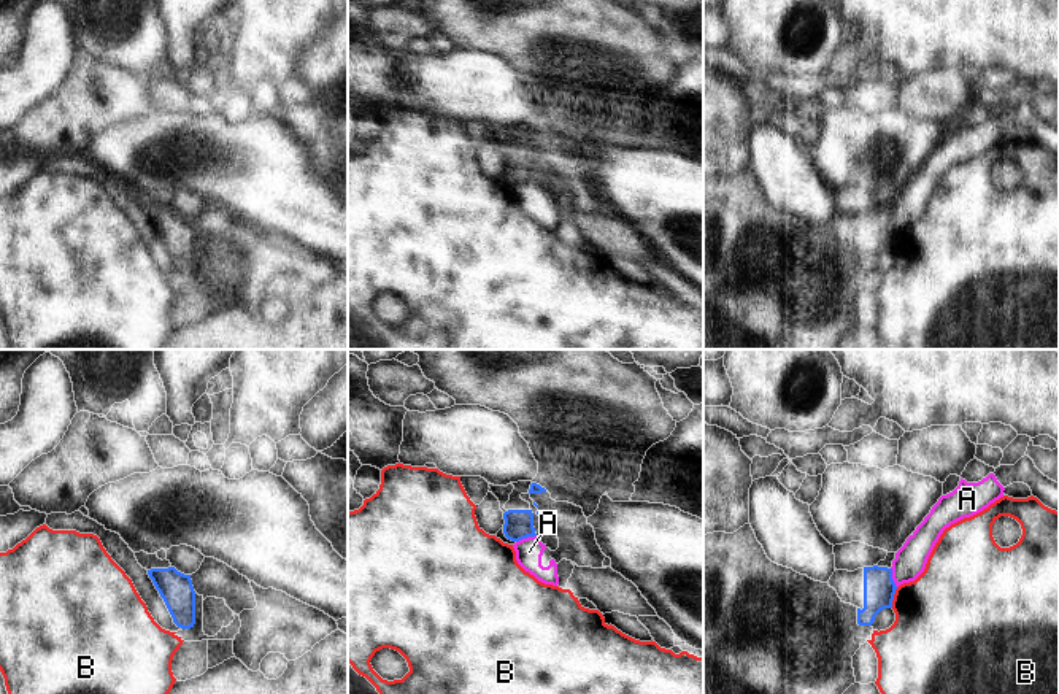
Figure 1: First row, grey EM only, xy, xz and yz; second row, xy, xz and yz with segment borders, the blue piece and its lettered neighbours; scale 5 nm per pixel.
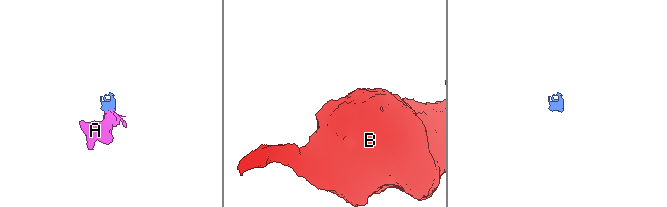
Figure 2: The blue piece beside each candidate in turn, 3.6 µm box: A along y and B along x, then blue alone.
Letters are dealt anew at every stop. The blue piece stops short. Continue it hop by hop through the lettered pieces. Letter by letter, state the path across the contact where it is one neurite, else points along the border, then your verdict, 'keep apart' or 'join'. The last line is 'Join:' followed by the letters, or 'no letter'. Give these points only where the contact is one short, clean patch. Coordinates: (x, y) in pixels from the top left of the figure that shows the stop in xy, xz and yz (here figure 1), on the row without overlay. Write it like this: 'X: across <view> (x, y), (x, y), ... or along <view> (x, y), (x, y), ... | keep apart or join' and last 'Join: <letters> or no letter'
A: along xz (535, 178), (516, 186) | keep apart
B: along yz (897, 232), (891, 251) | keep apart
Join: no letter

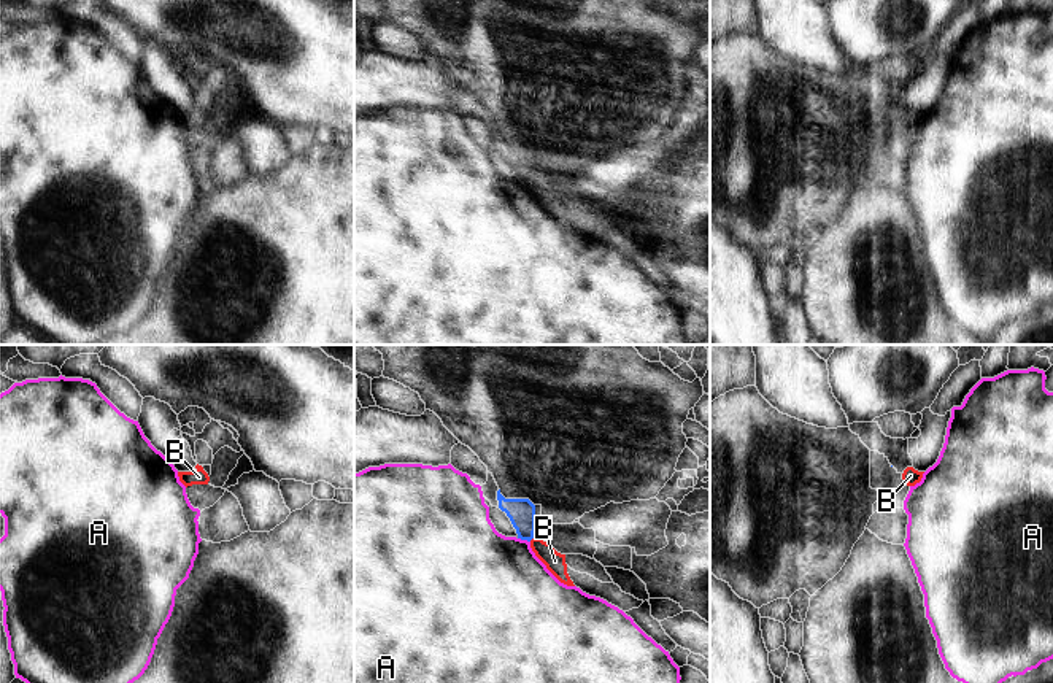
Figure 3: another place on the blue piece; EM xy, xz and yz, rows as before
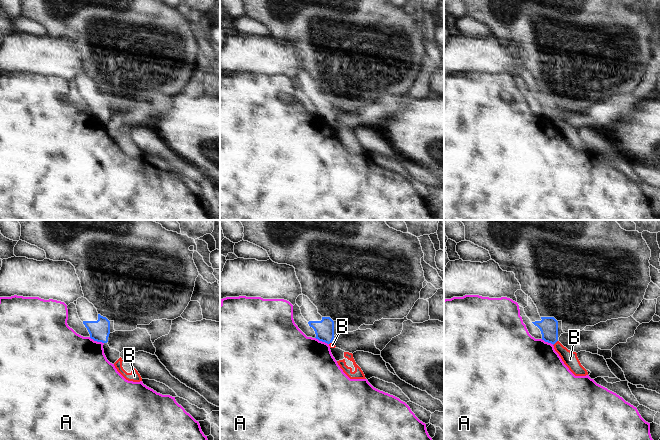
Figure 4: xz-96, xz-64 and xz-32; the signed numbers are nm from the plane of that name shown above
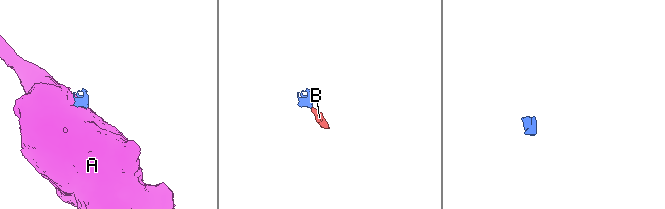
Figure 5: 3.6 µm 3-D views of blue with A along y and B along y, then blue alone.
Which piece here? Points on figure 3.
A: along xz (518, 181), (529, 186) | keep apart
B: across xz (521, 156), (524, 175), (531, 183), (555, 205) | join
Join: B

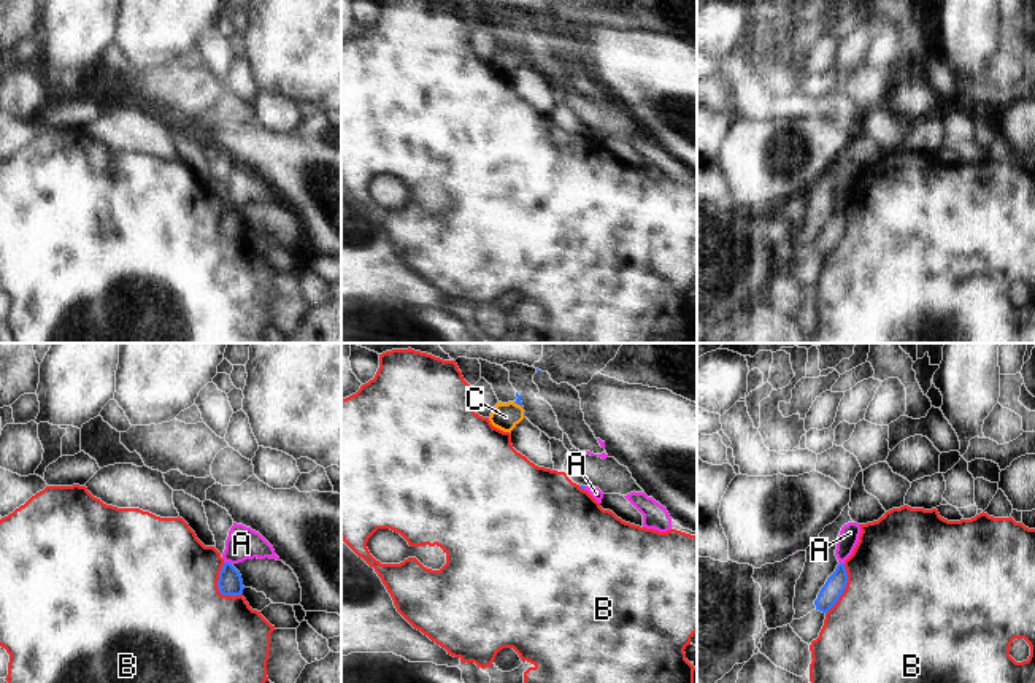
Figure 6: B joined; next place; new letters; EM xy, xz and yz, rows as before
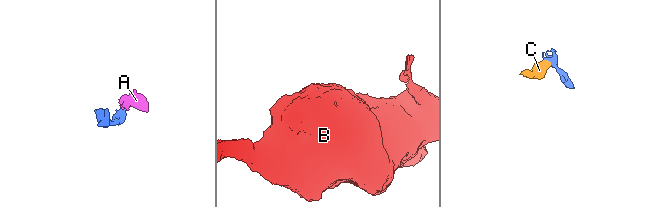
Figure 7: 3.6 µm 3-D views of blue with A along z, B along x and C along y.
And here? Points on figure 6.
A: across xy (229, 227), (227, 207), (242, 188) | join
B: along xy (223, 207), (218, 216), (218, 234), (223, 239), (242, 239) | keep apart
C: across xz (518, 45), (518, 48), (505, 61) | join
Join: A, C

